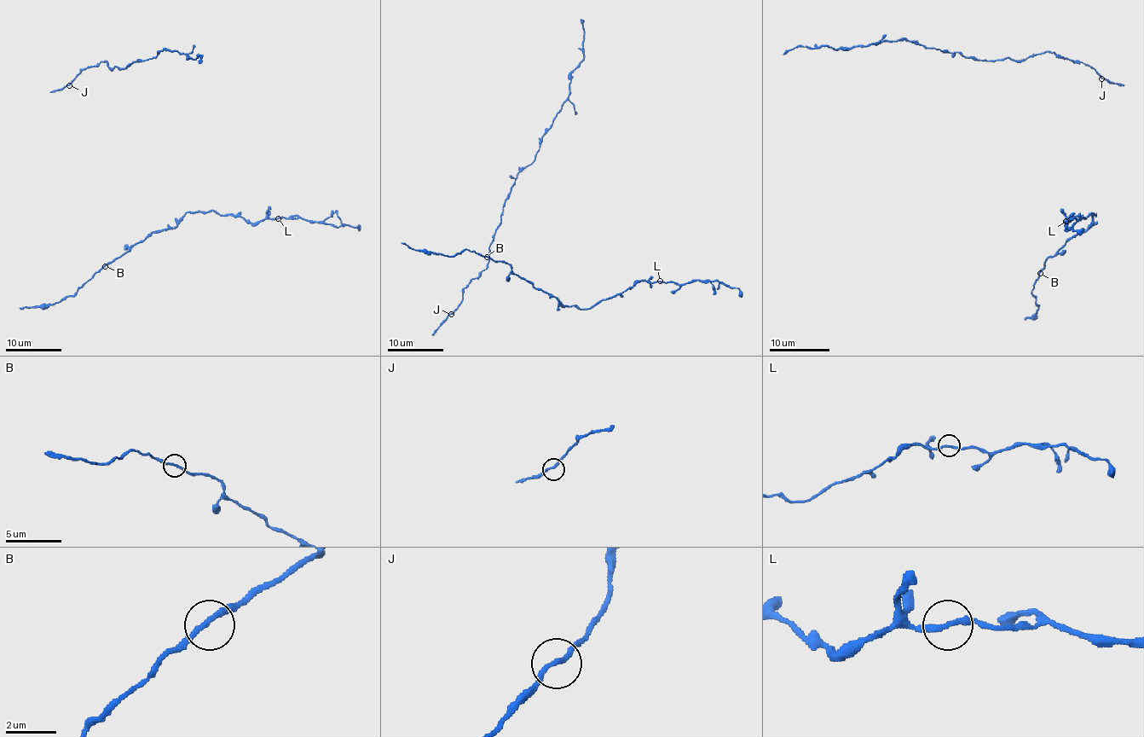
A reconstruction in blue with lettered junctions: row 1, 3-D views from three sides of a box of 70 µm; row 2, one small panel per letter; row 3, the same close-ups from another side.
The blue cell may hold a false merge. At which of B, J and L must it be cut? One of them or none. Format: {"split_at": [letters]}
{"split_at": ["L"]}

